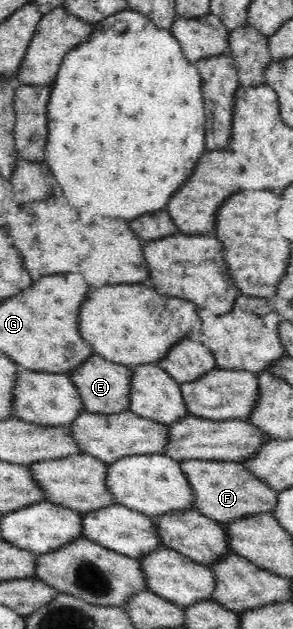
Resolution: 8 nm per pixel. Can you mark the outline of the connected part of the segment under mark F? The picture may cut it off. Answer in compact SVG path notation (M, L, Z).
M201 459L179 460L182 471L193 489L193 505L205 518L219 524L229 524L251 514L267 514L277 506L277 494L268 484L261 482L235 461L210 461Z

